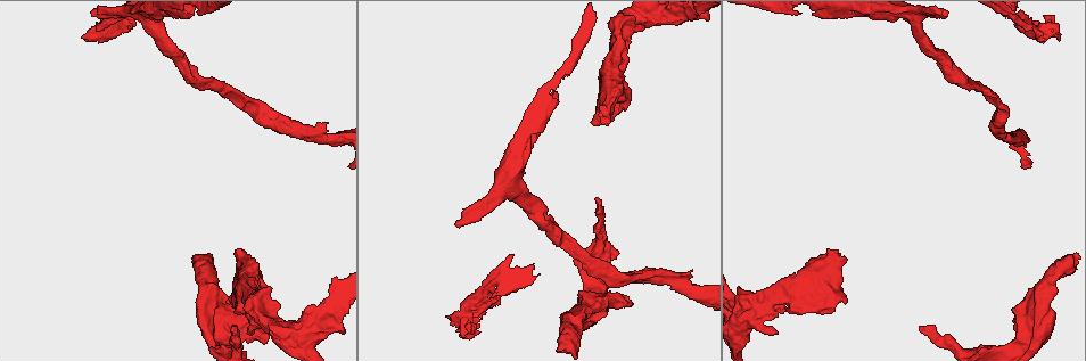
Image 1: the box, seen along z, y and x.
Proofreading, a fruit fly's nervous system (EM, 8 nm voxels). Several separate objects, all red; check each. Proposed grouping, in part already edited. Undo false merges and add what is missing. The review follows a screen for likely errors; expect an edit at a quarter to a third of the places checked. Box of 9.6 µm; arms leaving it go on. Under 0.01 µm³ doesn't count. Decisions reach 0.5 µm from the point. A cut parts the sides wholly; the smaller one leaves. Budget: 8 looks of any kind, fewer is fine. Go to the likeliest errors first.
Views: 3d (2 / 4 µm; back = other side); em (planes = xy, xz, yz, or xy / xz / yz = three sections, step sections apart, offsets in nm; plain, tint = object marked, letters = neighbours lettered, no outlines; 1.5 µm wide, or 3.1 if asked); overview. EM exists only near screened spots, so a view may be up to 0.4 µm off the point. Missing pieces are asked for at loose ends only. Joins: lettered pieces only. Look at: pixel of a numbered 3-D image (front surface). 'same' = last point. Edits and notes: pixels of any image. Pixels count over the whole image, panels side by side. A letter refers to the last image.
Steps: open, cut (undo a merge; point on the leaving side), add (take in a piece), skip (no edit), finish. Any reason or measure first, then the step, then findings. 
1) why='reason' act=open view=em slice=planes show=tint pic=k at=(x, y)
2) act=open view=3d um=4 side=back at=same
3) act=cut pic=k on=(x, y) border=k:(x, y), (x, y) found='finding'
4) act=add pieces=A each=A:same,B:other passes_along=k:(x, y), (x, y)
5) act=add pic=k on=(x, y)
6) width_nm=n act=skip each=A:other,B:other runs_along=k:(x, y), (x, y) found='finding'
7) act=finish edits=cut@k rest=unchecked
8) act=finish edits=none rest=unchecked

why='free end' act=open view=em slice=planes show=letters pic=1 at=(235, 327)

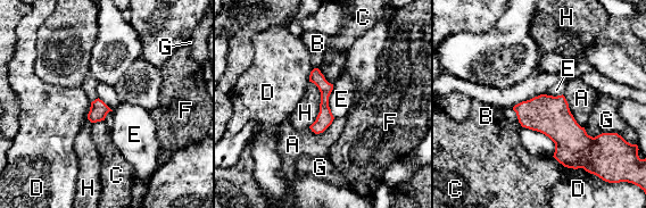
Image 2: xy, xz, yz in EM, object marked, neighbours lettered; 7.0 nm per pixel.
act=skip each=A:other,B:other,C:other,D:other,E:other,F:other,G:other,H:other found='no lettered piece goes on from it'

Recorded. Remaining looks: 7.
why='calibre changes' act=open view=em slice=yz step=8 show=tint pic=1 at=(605, 308)

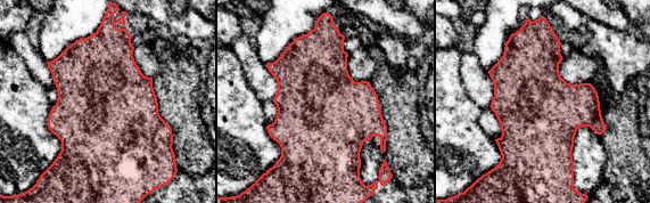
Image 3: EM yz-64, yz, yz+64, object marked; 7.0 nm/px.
why='see the neighbours' act=open view=em slice=yz step=8 show=letters at=same

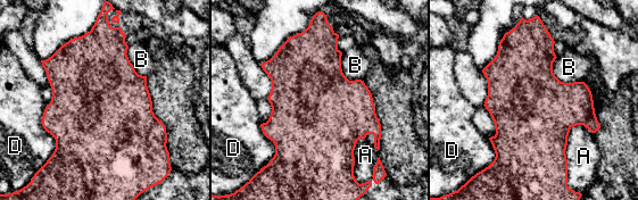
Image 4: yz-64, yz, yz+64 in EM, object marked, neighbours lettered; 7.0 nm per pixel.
act=skip each=A:other,B:other,D:other border=4:(582, 124), (570, 130), (566, 168) found='all the same cell'

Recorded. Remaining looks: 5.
why='four-way junction' act=open view=em slice=planes show=tint pic=1 at=(808, 285)

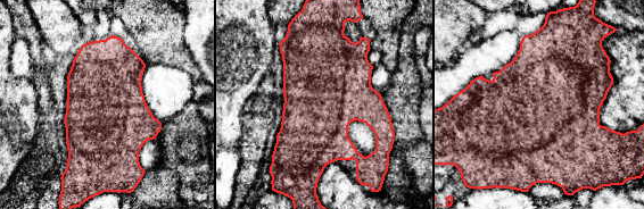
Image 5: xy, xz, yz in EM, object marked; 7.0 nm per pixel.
why='see the neighbours' act=open view=em slice=planes show=letters at=same

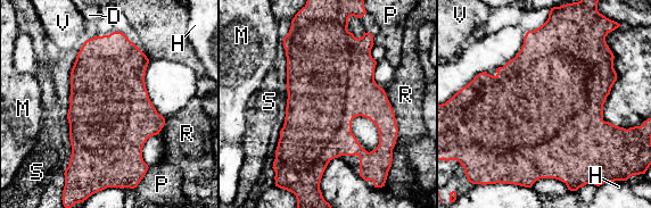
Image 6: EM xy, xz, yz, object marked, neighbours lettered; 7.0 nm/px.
longest_contact=R:360nm act=skip each=D:other,H:other,M:other,P:other,R:other,S:other,V:other border=6:(287, 90), (287, 106), (285, 109) found='all the same cell'

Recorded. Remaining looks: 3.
act=finish edits=none rest=unchecked

